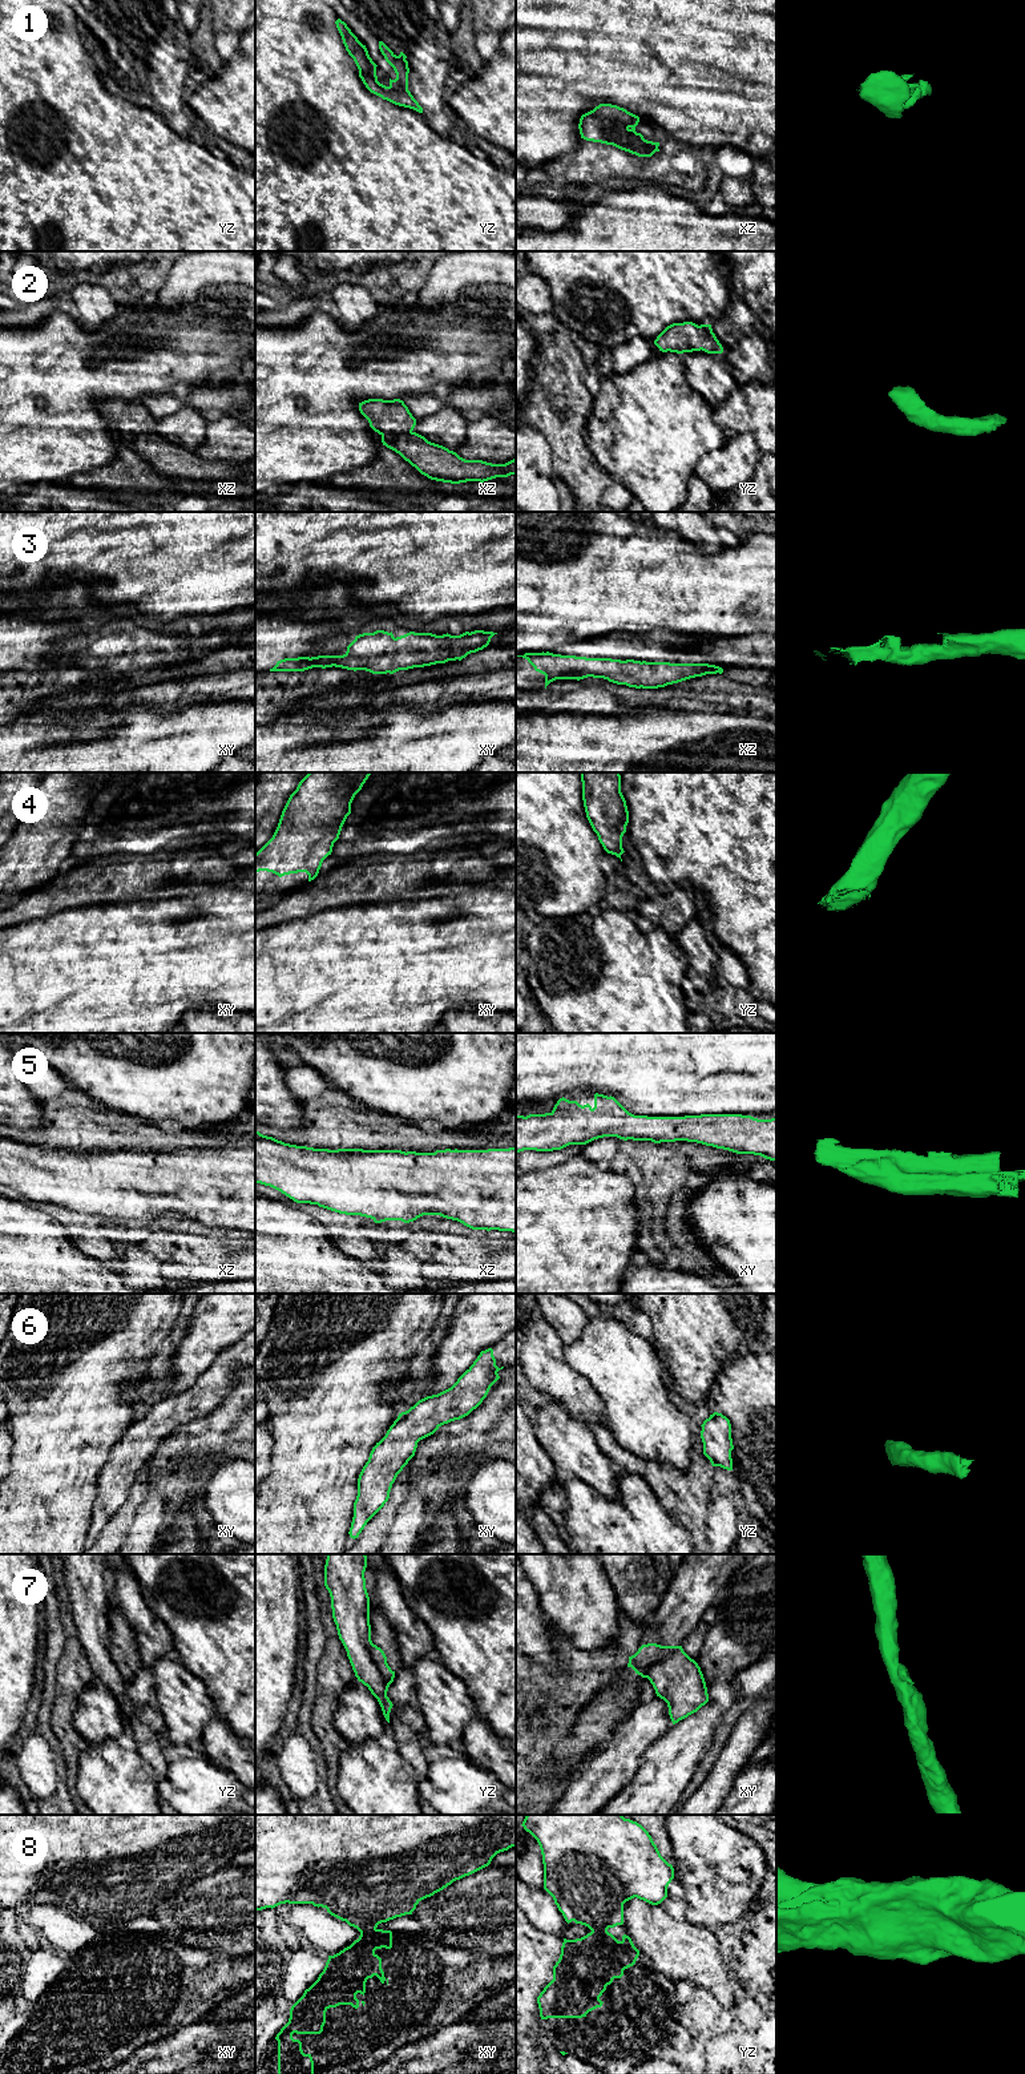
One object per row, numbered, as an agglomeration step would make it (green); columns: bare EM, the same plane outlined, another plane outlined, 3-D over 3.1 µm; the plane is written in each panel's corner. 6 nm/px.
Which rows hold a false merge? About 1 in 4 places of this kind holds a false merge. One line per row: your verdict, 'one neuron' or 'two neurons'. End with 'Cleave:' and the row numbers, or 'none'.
1: one neuron
2: one neuron
3: one neuron
4: one neuron
5: one neuron
6: one neuron
7: two neurons
8: two neurons
Cleave: 7, 8

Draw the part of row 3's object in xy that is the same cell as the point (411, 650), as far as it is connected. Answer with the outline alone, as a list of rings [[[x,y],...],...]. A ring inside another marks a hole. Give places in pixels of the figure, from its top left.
[[[475,630],[460,635],[409,632],[394,637],[392,632],[363,633],[347,646],[343,655],[285,658],[270,671],[304,671],[312,667],[366,670],[372,674],[394,674],[399,670],[424,667],[448,661],[461,661],[487,647],[493,632]]]

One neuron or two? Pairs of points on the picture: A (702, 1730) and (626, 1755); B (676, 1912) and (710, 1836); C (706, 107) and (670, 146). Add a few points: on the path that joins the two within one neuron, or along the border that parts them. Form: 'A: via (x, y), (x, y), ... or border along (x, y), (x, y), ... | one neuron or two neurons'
A: border along (669, 1727), (644, 1752), (637, 1772), (633, 1776) | two neurons
B: border along (683, 1899), (687, 1907), (686, 1916), (701, 1925) | two neurons
C: border along (681, 141), (691, 149) | two neurons

